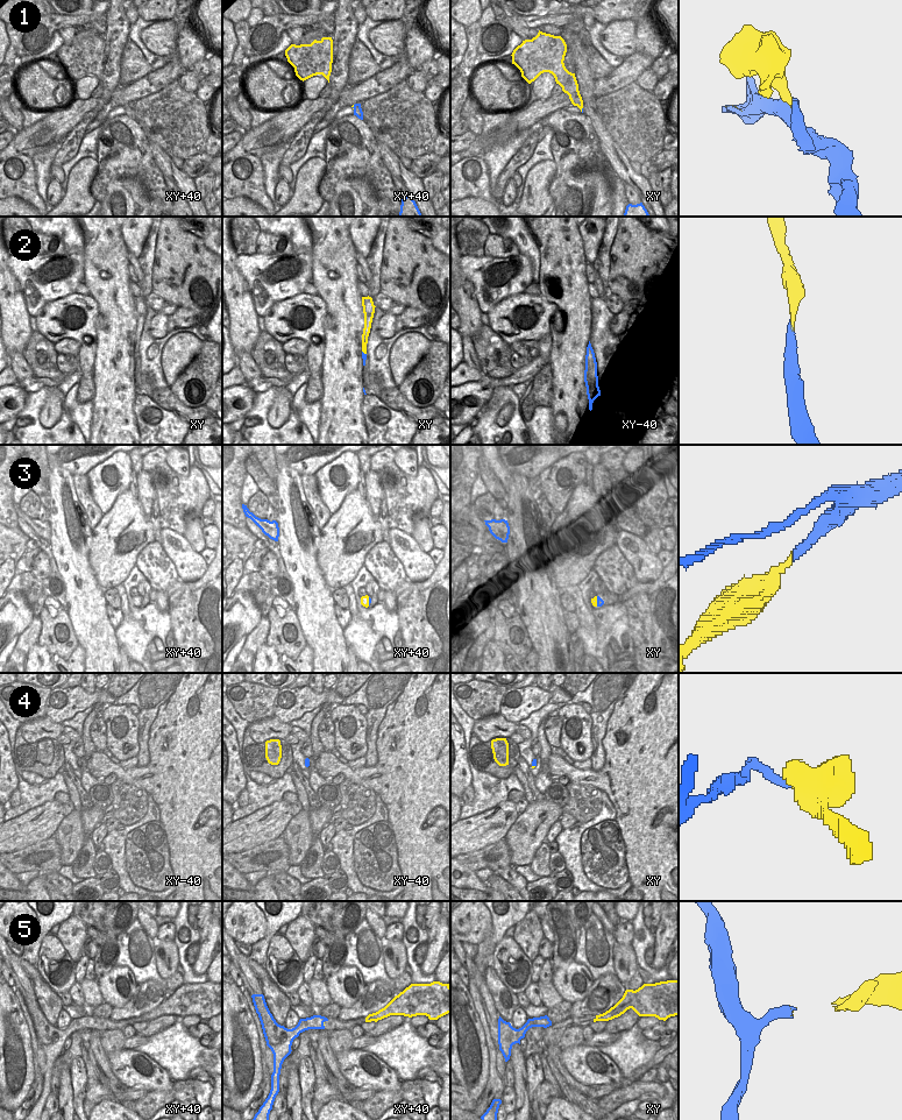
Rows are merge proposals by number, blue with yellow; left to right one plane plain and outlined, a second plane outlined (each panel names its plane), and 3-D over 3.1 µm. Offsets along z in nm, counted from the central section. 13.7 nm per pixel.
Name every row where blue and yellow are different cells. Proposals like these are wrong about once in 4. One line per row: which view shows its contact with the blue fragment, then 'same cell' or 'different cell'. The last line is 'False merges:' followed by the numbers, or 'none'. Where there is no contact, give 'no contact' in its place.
1: contact in xy+40; same cell
2: contact in xy; same cell
3: contact in xy; same cell
4: contact in xy; same cell
5: no contact; same cell
False merges: none

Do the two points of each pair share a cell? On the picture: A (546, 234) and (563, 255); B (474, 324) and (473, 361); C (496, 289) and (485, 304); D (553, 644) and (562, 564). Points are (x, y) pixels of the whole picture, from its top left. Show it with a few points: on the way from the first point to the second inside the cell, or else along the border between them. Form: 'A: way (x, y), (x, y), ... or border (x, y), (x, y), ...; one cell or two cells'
A: way (551, 239), (561, 250); one cell
B: border (462, 334), (467, 334), (470, 338); two cells
C: way (492, 292), (487, 300); one cell
D: border (549, 554), (554, 575), (559, 581); two cells

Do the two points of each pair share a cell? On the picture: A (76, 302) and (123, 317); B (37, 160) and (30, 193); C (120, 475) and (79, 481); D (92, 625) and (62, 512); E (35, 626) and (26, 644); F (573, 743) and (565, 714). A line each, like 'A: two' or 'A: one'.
A: two
B: two
C: two
D: one
E: one
F: one

